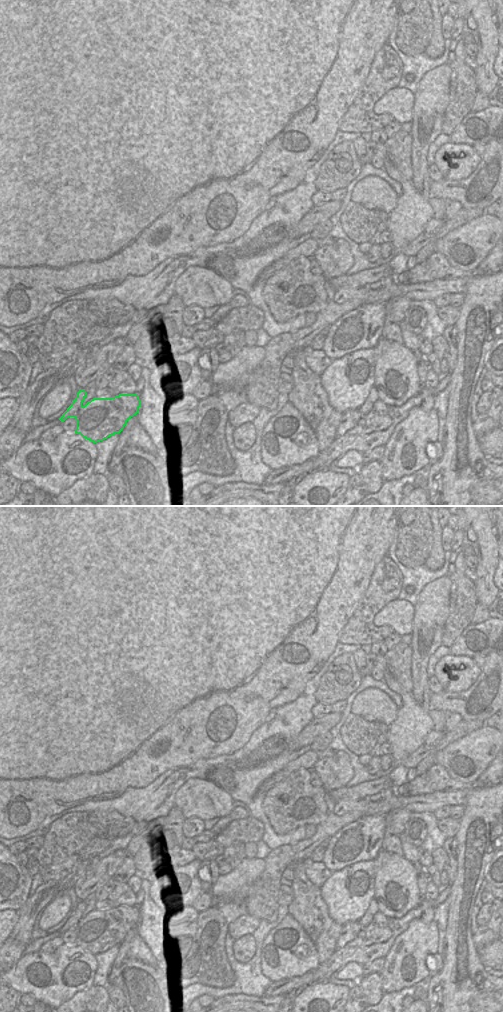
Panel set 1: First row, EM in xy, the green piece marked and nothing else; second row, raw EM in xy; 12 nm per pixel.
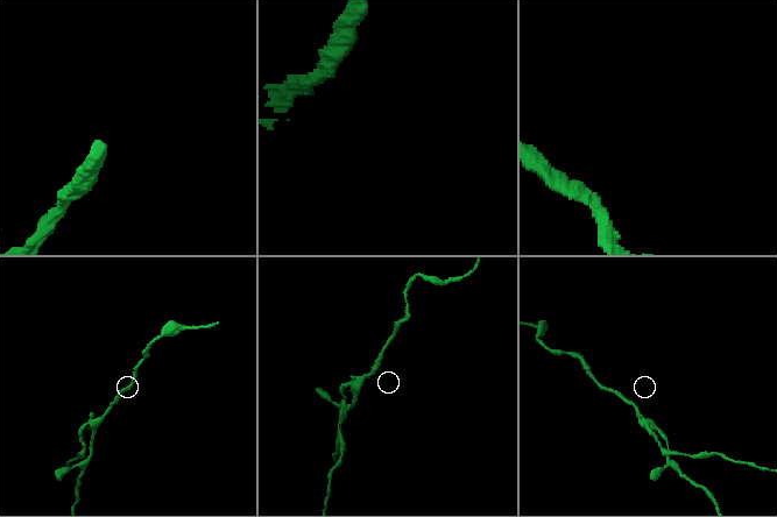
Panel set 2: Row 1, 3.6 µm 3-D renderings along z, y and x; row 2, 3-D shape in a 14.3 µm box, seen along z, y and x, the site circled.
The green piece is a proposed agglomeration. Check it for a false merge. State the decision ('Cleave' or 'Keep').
Cleave

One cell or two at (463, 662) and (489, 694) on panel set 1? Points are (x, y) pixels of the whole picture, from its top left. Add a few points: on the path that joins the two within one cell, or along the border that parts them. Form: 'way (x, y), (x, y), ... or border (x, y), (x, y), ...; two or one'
border (482, 669), (477, 679), (467, 689), (457, 692); two

